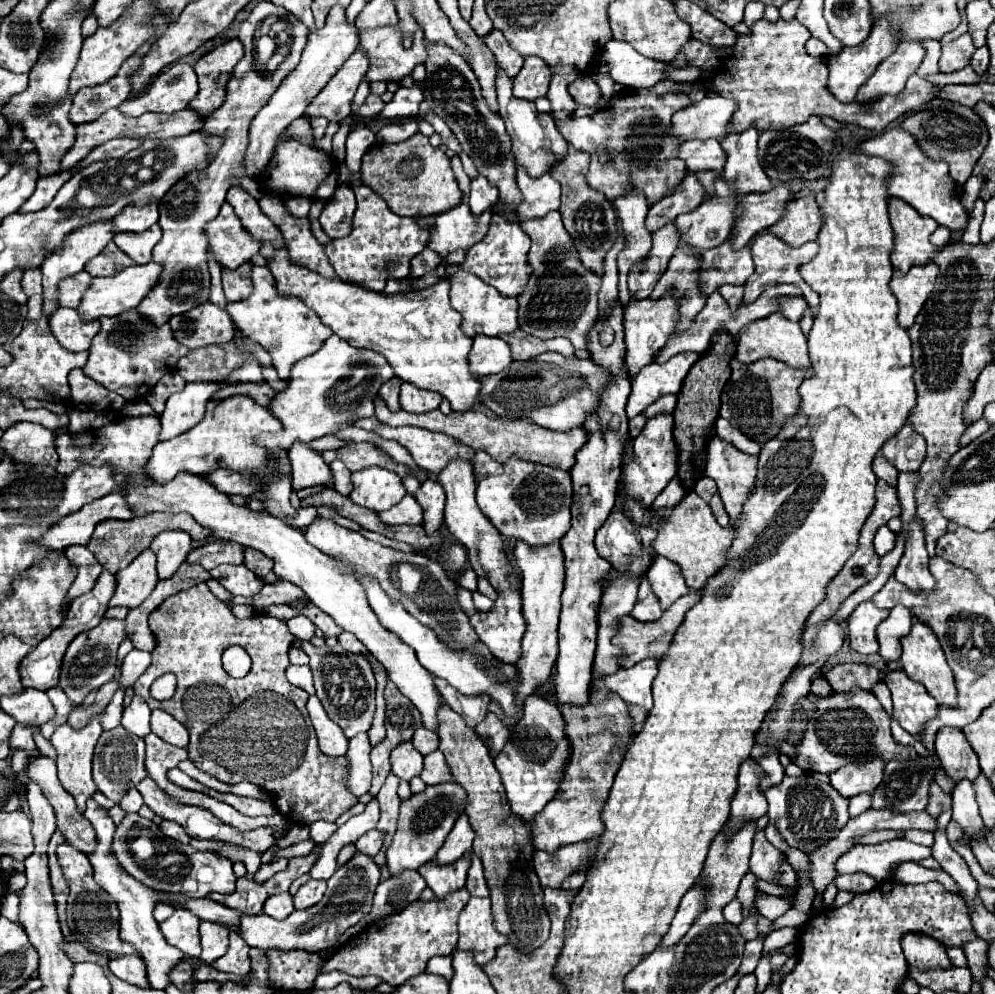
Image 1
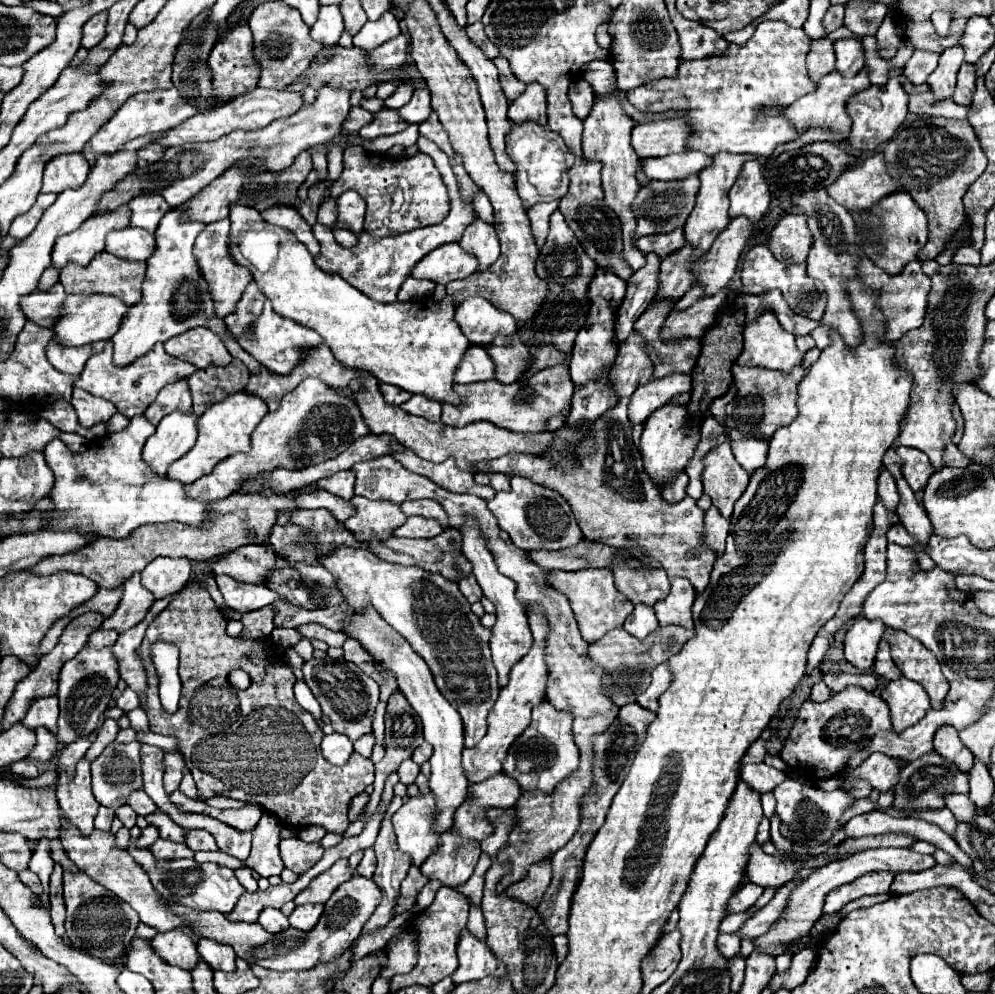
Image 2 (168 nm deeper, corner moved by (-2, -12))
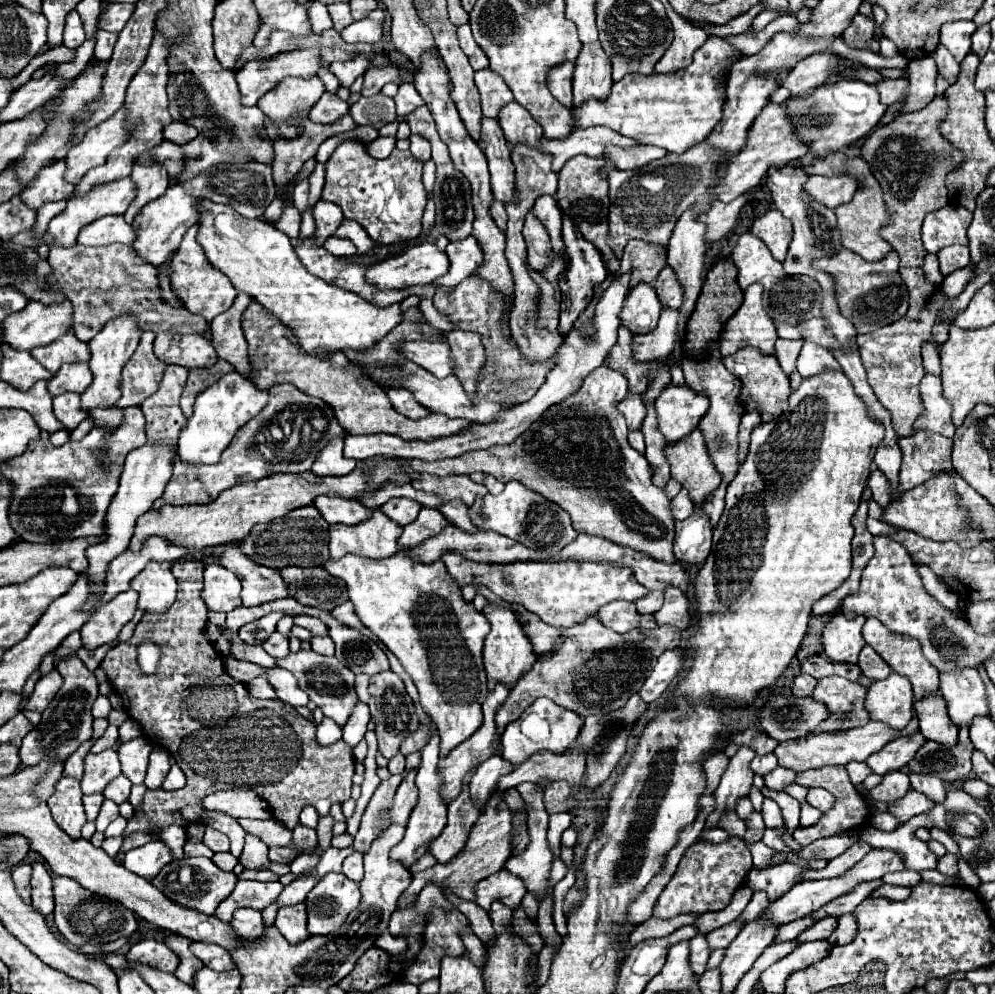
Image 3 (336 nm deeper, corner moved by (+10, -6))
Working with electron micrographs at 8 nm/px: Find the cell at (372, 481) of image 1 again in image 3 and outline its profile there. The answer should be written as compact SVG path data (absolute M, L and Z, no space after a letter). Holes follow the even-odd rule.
M381 510L355 526L335 524L329 528L331 558L343 558L345 554L359 554L367 558L387 558L399 550L397 540L403 532L393 520L389 520Z

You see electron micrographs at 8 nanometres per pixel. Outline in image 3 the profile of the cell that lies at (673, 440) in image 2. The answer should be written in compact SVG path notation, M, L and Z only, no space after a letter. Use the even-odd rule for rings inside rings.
M669 384L663 394L655 400L655 410L659 414L659 430L667 442L677 442L689 432L693 432L709 408L705 394L695 394L695 390Z

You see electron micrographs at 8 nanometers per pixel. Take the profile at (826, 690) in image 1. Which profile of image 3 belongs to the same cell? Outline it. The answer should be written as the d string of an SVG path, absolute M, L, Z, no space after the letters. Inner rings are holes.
M799 674L793 682L793 694L795 696L811 696L813 694L813 688L815 688L817 680L813 676L807 676L807 674Z

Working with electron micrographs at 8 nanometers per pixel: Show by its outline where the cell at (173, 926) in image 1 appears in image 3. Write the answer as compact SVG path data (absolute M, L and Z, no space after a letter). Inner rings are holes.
M141 940L129 948L125 958L127 962L147 964L151 968L171 972L171 974L179 966L179 958L161 940Z

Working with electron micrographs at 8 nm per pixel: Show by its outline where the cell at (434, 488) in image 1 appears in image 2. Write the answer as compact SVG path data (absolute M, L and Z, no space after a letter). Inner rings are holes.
M407 500L401 504L401 510L405 512L405 516L423 516L423 518L433 518L437 520L443 530L449 528L449 520L447 520L447 512L443 510L443 506L437 500Z

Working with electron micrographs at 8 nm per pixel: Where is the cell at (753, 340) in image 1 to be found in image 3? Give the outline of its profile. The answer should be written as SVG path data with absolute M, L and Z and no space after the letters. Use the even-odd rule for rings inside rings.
M751 284L745 290L745 300L741 308L729 318L727 326L723 328L723 334L719 338L721 344L721 354L729 356L735 350L743 346L755 346L763 354L773 354L775 352L775 340L777 340L777 330L767 312L763 310L763 286Z

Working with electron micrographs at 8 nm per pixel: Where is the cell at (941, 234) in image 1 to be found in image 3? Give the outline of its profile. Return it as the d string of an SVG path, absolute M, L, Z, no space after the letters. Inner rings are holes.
M933 100L927 108L897 116L891 124L875 128L861 148L861 156L871 166L887 200L891 222L883 226L881 234L899 254L901 266L923 266L927 250L921 242L921 224L929 212L947 206L945 176L963 160L945 138L939 136L939 120L945 116L945 100Z

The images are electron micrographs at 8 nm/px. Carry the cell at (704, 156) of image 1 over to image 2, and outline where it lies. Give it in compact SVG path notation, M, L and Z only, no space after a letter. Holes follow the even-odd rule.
M689 150L681 154L647 158L643 170L651 180L683 180L687 176L699 174L703 168L711 164L713 164L713 156L707 156L697 150Z

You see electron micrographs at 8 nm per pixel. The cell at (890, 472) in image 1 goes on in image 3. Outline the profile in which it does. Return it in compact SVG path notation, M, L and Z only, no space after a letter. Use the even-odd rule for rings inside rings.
M873 470L869 476L869 488L873 492L873 500L885 508L891 502L891 482L887 482L887 478L883 478L881 470Z

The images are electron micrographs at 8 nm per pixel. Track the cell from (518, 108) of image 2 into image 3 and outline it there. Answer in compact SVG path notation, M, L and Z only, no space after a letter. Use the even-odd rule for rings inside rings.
M517 102L503 106L499 112L499 124L511 146L517 146L519 142L527 142L527 146L539 146L543 138L541 124L535 122L535 118Z

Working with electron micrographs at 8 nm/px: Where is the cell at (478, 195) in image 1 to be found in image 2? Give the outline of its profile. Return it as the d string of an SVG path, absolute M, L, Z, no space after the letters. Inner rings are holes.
M475 218L463 232L459 242L467 252L475 252L479 260L479 270L491 266L499 258L499 238L493 224Z

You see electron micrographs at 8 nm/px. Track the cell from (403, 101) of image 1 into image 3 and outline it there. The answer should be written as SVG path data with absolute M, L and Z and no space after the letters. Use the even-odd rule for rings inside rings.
M403 82L399 84L399 92L395 94L395 104L397 104L397 114L399 116L407 116L411 114L415 108L423 106L423 98L419 96L419 92L415 90L415 84L413 82Z

